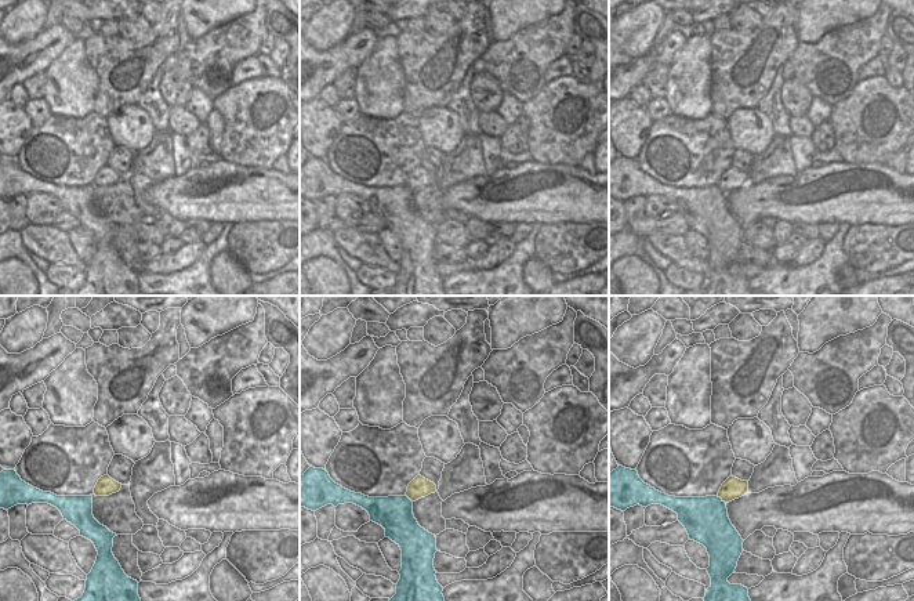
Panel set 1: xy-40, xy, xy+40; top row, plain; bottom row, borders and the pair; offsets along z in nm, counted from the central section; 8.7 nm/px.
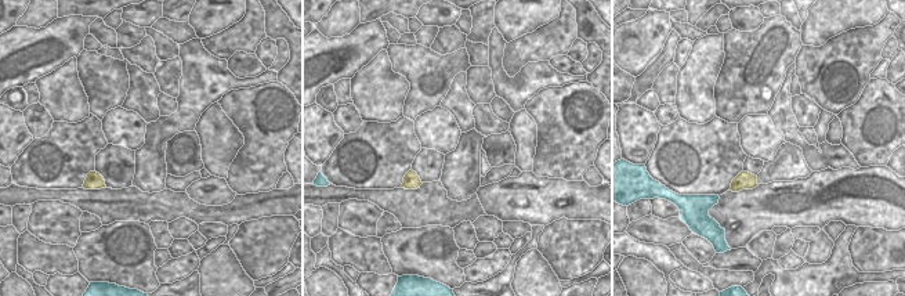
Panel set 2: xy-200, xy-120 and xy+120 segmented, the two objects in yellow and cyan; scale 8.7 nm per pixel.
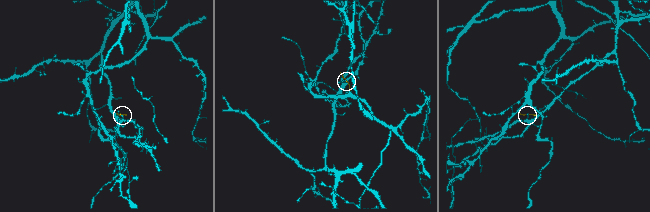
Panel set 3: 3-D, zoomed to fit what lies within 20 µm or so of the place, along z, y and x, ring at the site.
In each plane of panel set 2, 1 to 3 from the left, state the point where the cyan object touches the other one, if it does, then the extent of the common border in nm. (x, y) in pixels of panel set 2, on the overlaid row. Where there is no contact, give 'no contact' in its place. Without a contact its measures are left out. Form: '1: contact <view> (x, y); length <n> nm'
1: no contact
2: no contact
3: no contact

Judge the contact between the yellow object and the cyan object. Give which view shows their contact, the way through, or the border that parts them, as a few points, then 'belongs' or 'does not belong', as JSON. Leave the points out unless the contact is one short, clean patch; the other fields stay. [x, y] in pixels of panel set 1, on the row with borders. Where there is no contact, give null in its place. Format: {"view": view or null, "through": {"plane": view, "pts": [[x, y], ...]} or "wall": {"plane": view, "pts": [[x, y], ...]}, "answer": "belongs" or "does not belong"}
{"view": "xy+40", "wall": {"plane": "xy+40", "pts": [[717, 495], [725, 503]]}, "answer": "does not belong"}

